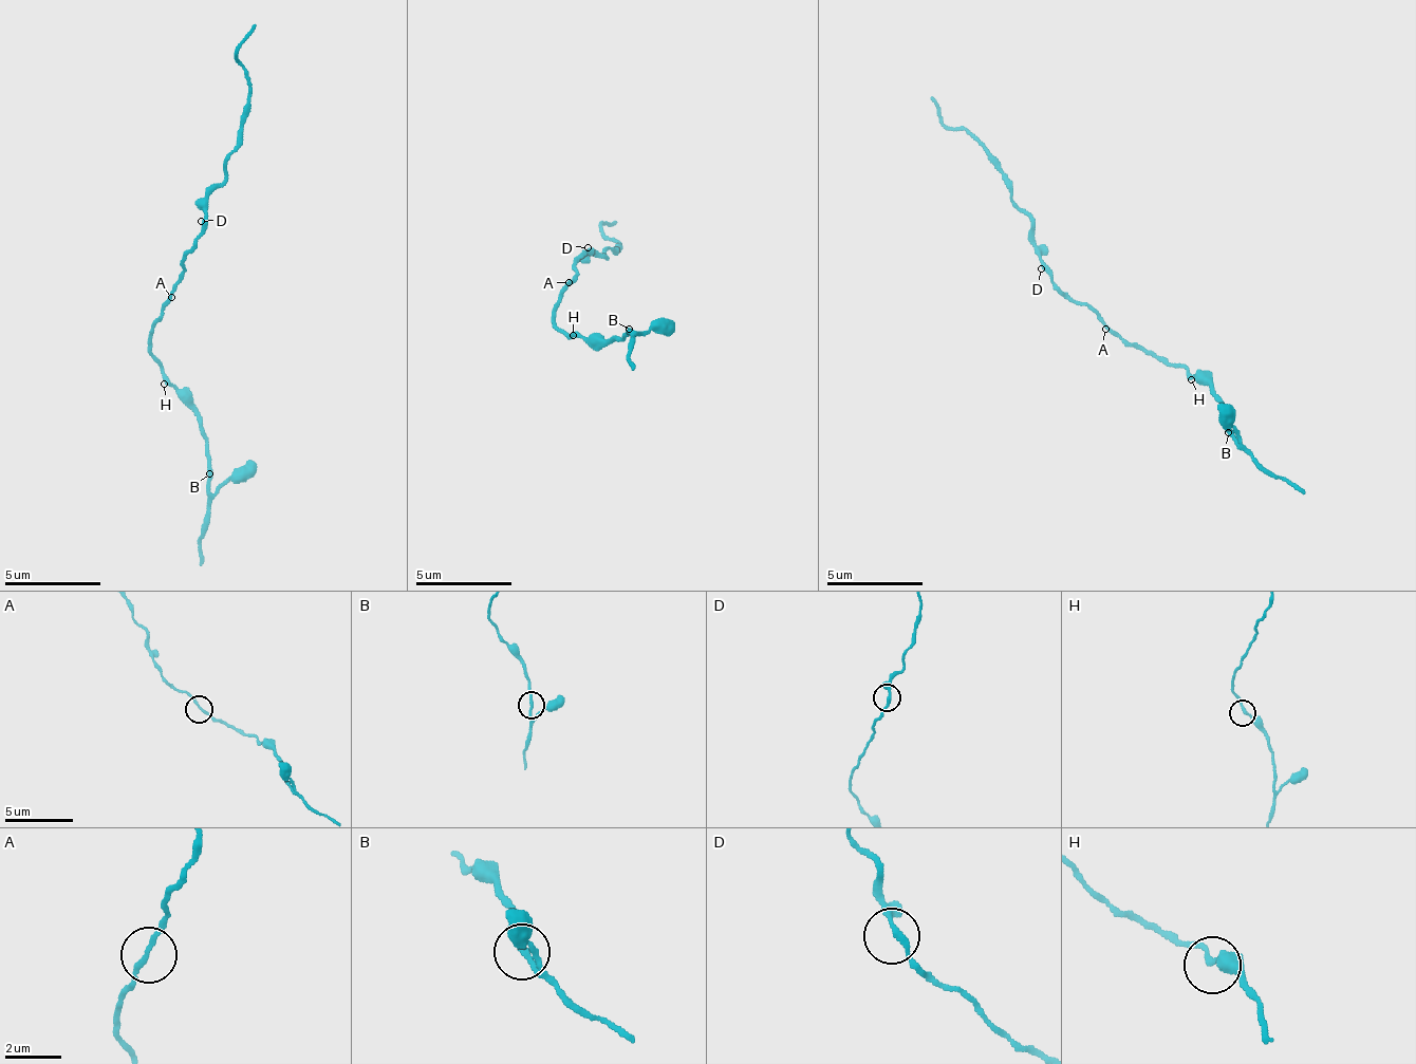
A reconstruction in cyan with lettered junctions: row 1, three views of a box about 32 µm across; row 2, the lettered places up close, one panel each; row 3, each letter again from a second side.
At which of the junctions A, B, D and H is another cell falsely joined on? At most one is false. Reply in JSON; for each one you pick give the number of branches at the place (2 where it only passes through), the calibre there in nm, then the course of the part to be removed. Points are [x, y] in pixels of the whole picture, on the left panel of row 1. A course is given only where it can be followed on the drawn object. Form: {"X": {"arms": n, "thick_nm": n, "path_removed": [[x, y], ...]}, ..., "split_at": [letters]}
{"split_at": []}

